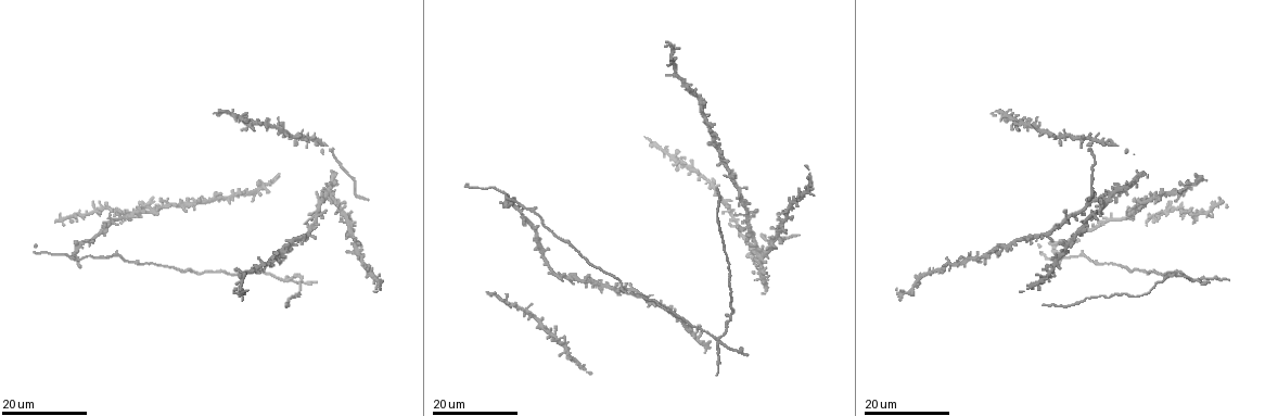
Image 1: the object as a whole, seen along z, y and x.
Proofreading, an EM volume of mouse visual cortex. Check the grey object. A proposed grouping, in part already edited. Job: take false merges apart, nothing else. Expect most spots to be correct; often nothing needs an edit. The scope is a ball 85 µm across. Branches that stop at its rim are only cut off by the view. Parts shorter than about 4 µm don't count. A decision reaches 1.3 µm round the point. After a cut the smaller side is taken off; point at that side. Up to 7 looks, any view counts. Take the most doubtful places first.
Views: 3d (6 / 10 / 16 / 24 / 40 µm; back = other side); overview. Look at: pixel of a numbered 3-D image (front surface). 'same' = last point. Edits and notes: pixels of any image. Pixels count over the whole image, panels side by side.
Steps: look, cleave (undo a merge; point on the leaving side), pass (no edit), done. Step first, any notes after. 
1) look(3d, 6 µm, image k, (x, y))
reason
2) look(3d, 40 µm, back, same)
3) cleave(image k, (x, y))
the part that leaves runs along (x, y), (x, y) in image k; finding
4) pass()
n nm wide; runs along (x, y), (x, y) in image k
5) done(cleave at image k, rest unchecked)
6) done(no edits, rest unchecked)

look(3d, 24 µm, image 1, (719, 339))
four or more arms meet

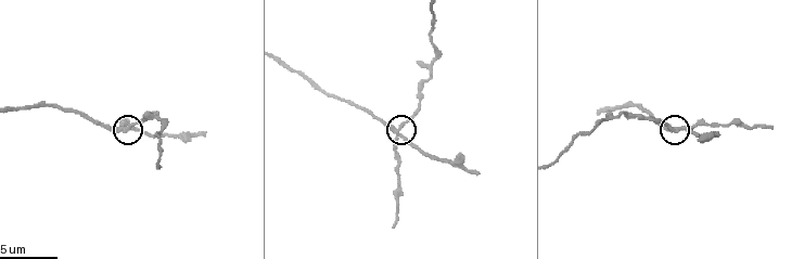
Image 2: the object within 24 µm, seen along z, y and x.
look(3d, 6 µm, image 2, (674, 128))

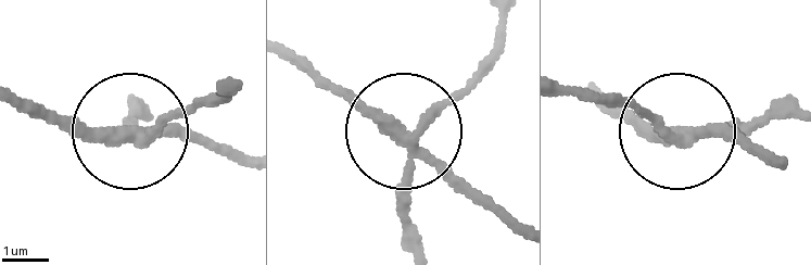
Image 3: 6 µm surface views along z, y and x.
cleave(image 3, (124, 117))
260 nm wide; the part that leaves runs along (142, 138), (228, 90) in image 3; a second neuron is stuck on

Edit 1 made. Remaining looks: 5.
look(overview)
redraw

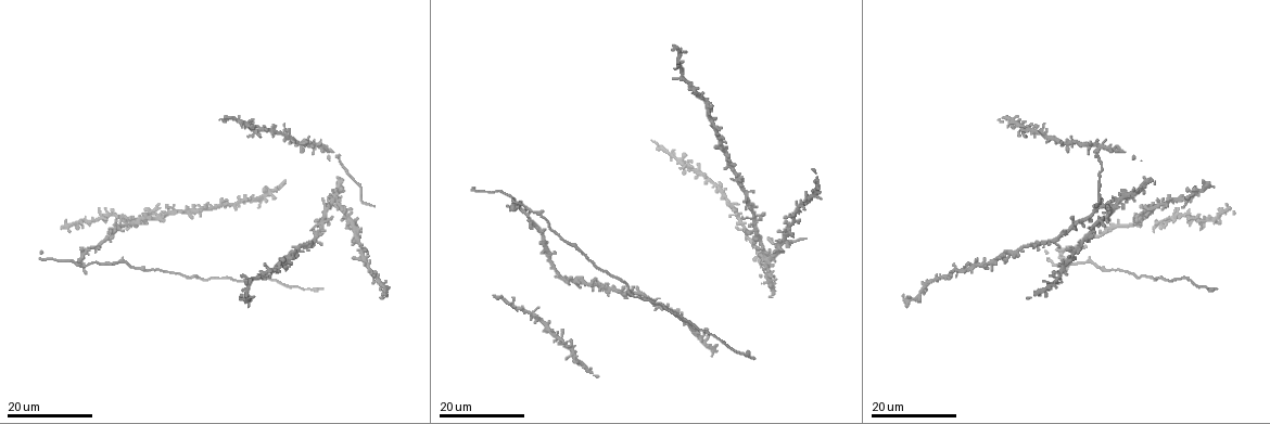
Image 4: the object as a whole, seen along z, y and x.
look(3d, 16 µm, image 4, (515, 203))
branch point

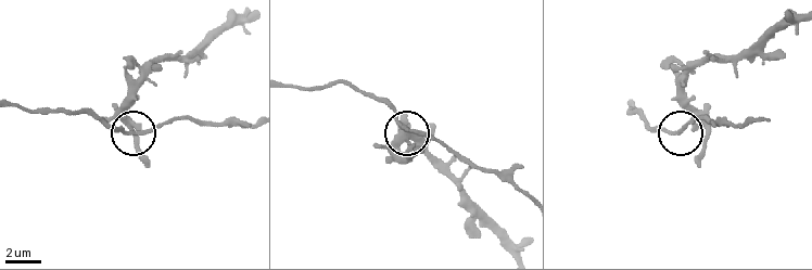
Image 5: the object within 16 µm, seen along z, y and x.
look(3d, 10 µm, image 5, (140, 133))

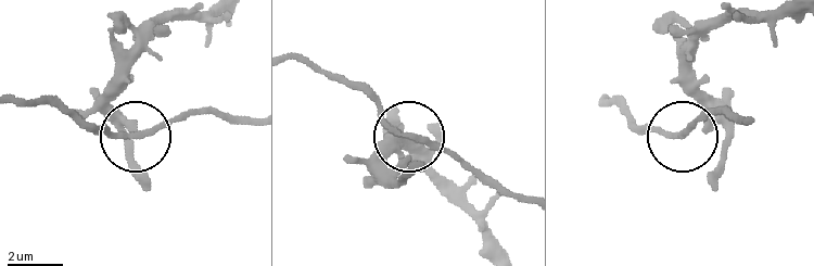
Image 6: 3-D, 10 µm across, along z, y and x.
pass()
3 arms; continuous, no second neuron

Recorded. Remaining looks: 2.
look(3d, 16 µm, image 4, (1125, 194))

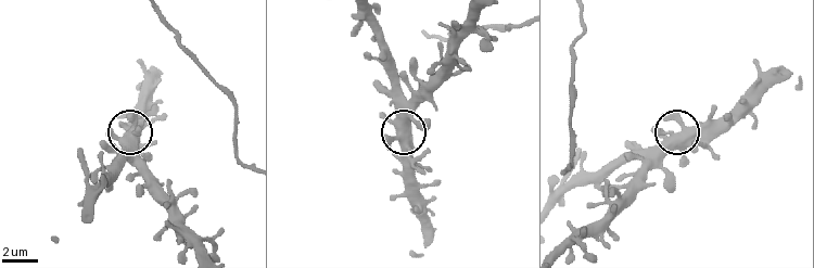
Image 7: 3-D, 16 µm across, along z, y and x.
look(3d, 10 µm, image 7, (680, 124))

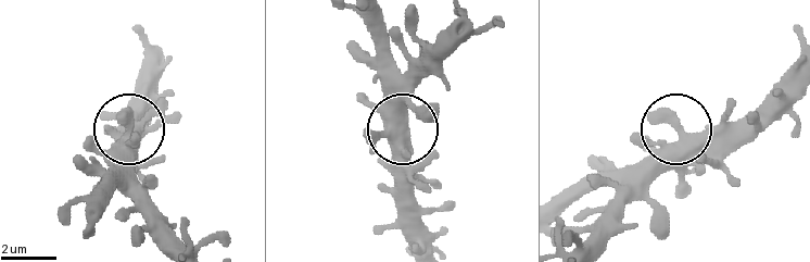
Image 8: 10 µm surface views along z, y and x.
pass()
one neuron here

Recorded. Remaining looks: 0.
done(cleave at image 3, rest unchecked)

